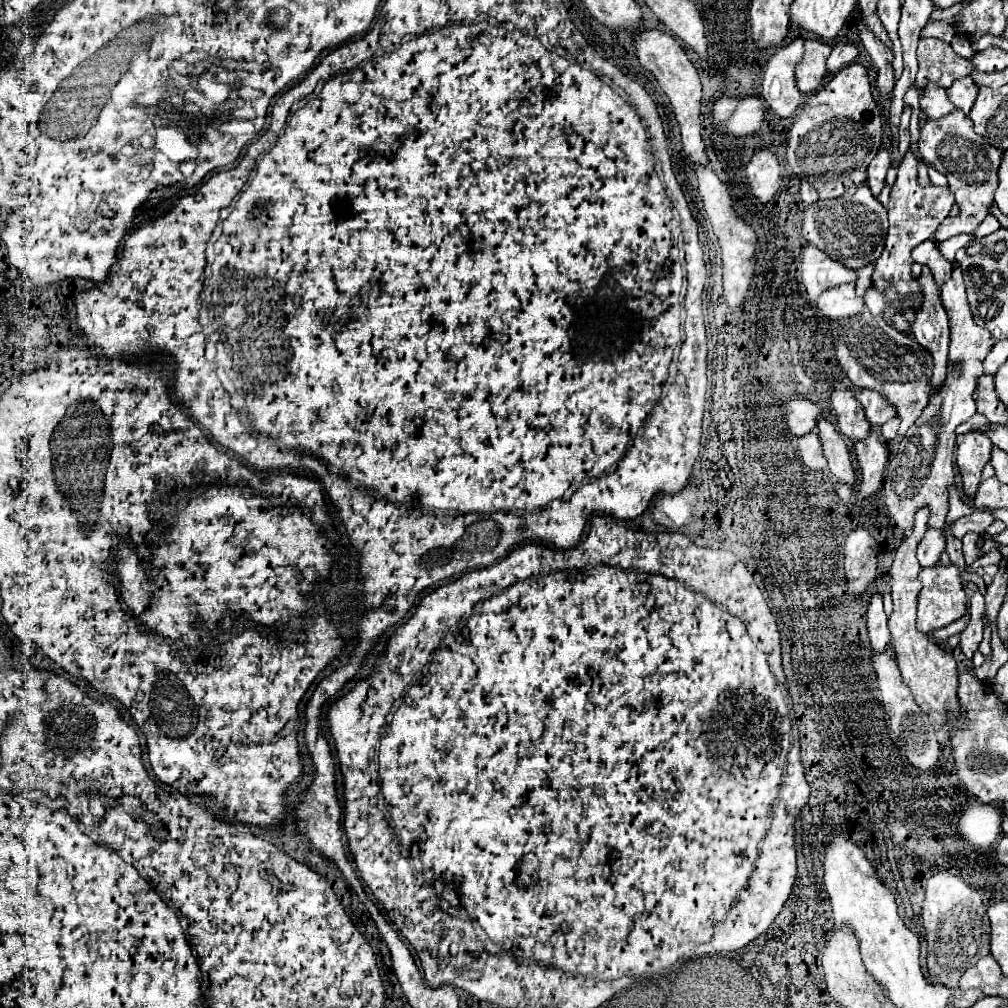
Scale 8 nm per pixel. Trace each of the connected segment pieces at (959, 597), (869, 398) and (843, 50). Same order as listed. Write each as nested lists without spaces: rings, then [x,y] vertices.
[[[934,565],[928,569],[920,571],[920,581],[922,581],[922,591],[918,595],[918,629],[922,633],[930,633],[938,627],[946,627],[952,621],[960,619],[966,613],[966,591],[960,579],[960,571],[956,565]]]
[[[862,389],[856,393],[858,401],[864,405],[866,419],[870,425],[883,425],[896,415],[896,408],[889,405],[885,398],[872,389]]]
[[[836,43],[828,57],[828,75],[838,73],[838,69],[852,63],[858,55],[860,55],[860,49],[856,43]]]

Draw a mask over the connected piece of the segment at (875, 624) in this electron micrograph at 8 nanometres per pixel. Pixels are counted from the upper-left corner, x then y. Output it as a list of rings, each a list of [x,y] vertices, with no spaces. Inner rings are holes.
[[[874,593],[868,601],[868,637],[870,645],[876,651],[890,649],[890,633],[888,633],[888,617],[882,609],[882,595]]]

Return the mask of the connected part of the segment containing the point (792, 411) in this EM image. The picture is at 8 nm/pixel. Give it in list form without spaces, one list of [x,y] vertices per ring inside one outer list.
[[[792,395],[792,401],[784,405],[784,425],[788,425],[788,435],[798,441],[802,435],[814,431],[818,415],[820,408],[816,403]]]

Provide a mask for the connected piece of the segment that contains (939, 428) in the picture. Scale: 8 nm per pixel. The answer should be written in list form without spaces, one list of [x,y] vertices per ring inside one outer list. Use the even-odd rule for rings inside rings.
[[[952,263],[952,273],[942,285],[942,303],[950,321],[950,353],[948,353],[948,373],[946,381],[930,395],[930,403],[912,429],[902,437],[894,459],[886,467],[886,477],[882,483],[884,503],[888,507],[890,517],[902,529],[910,529],[914,523],[914,513],[922,507],[930,507],[930,527],[942,529],[948,513],[948,491],[946,487],[954,483],[954,467],[952,455],[956,447],[956,427],[962,425],[976,413],[974,391],[976,381],[984,373],[982,361],[992,349],[992,339],[988,329],[976,325],[964,289],[964,277],[960,267]],[[926,489],[926,491],[924,491]],[[924,493],[928,493],[928,499]]]

